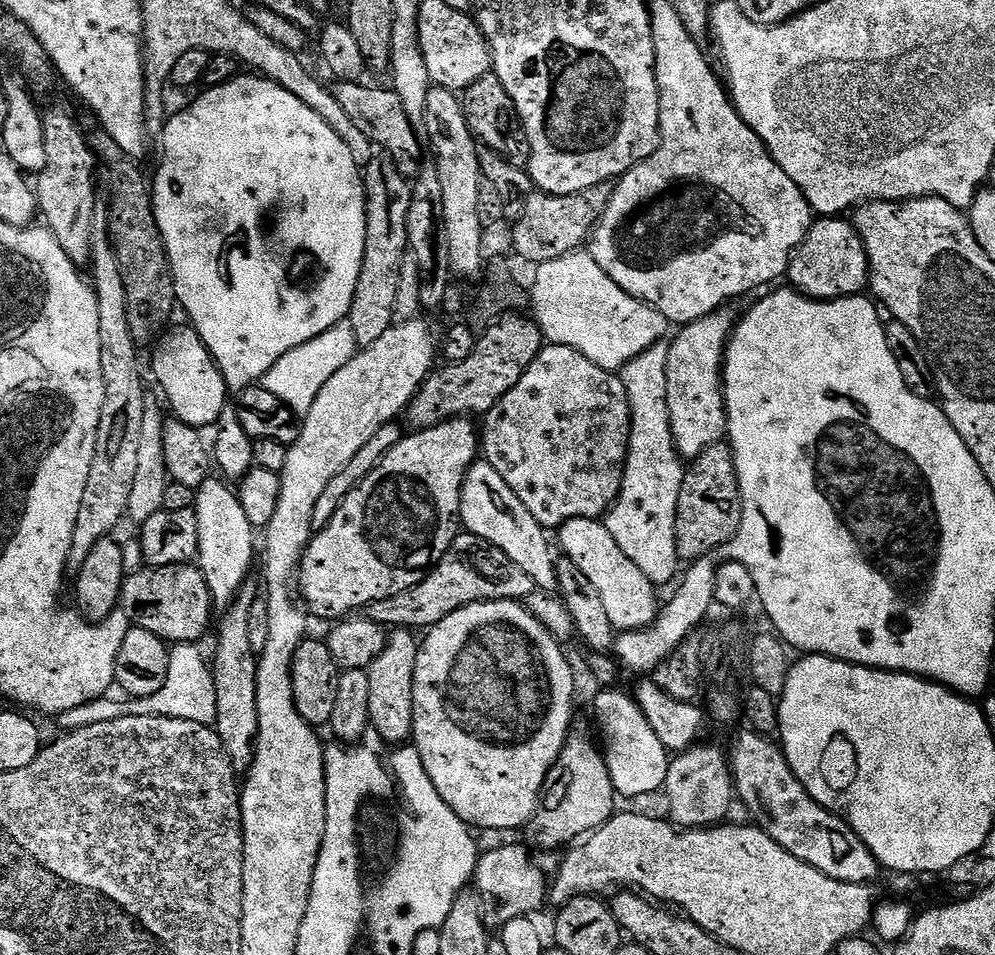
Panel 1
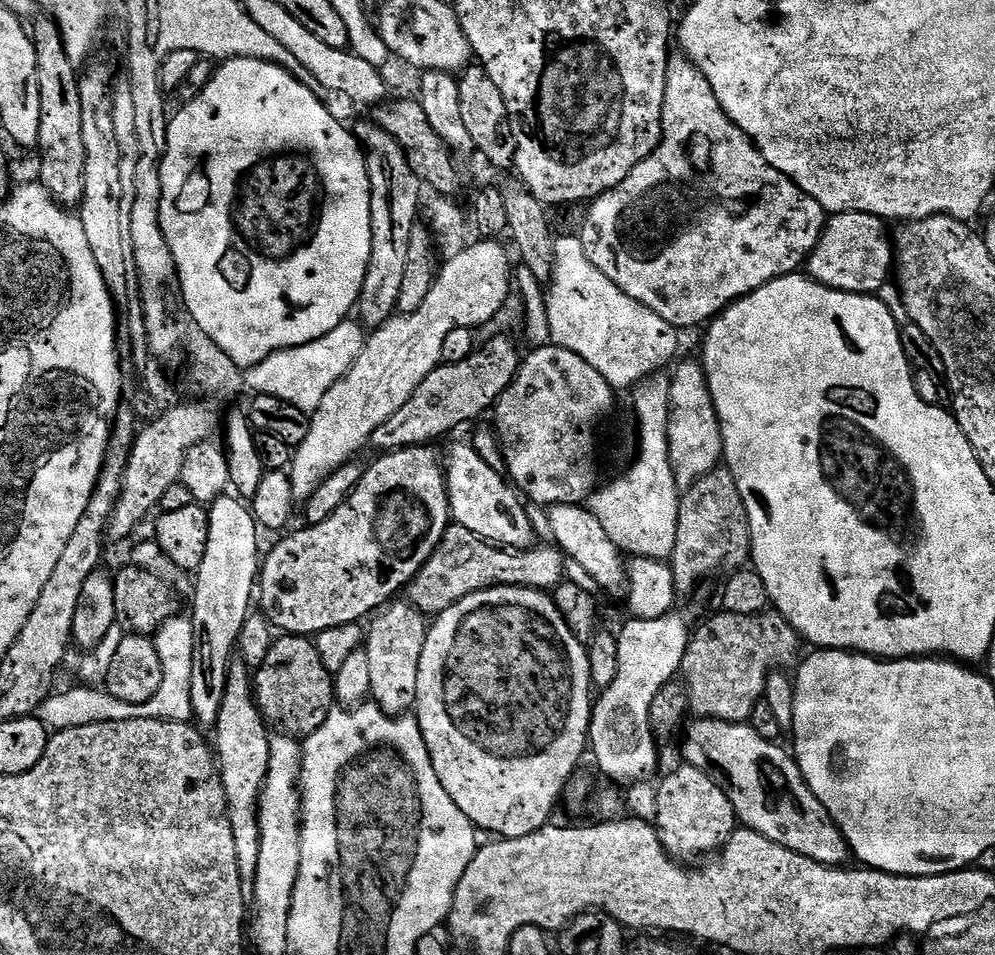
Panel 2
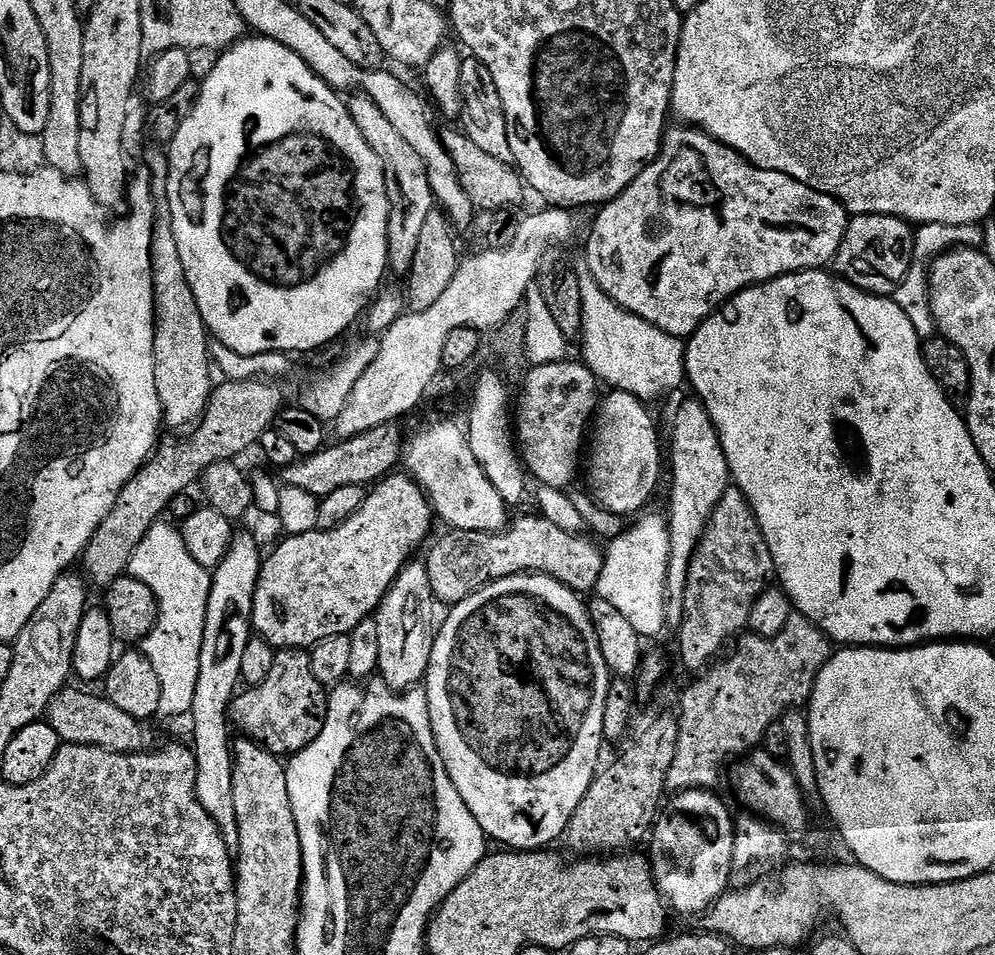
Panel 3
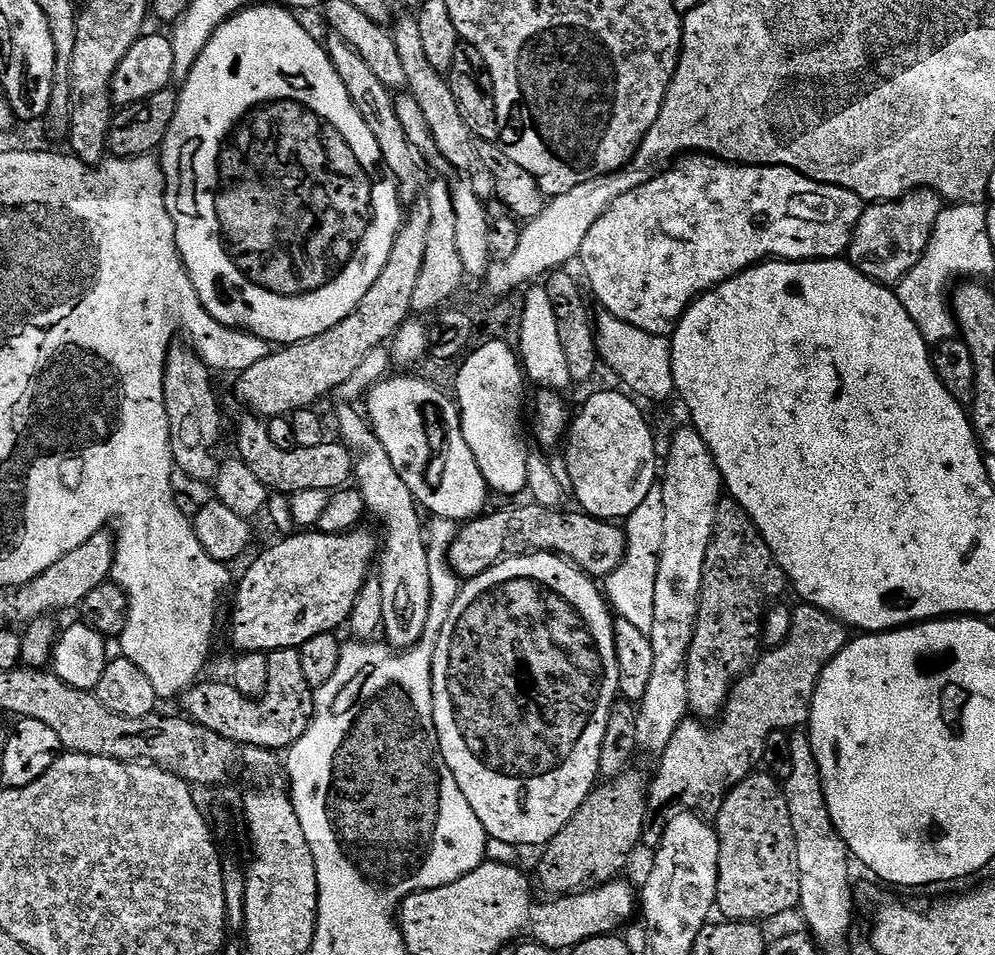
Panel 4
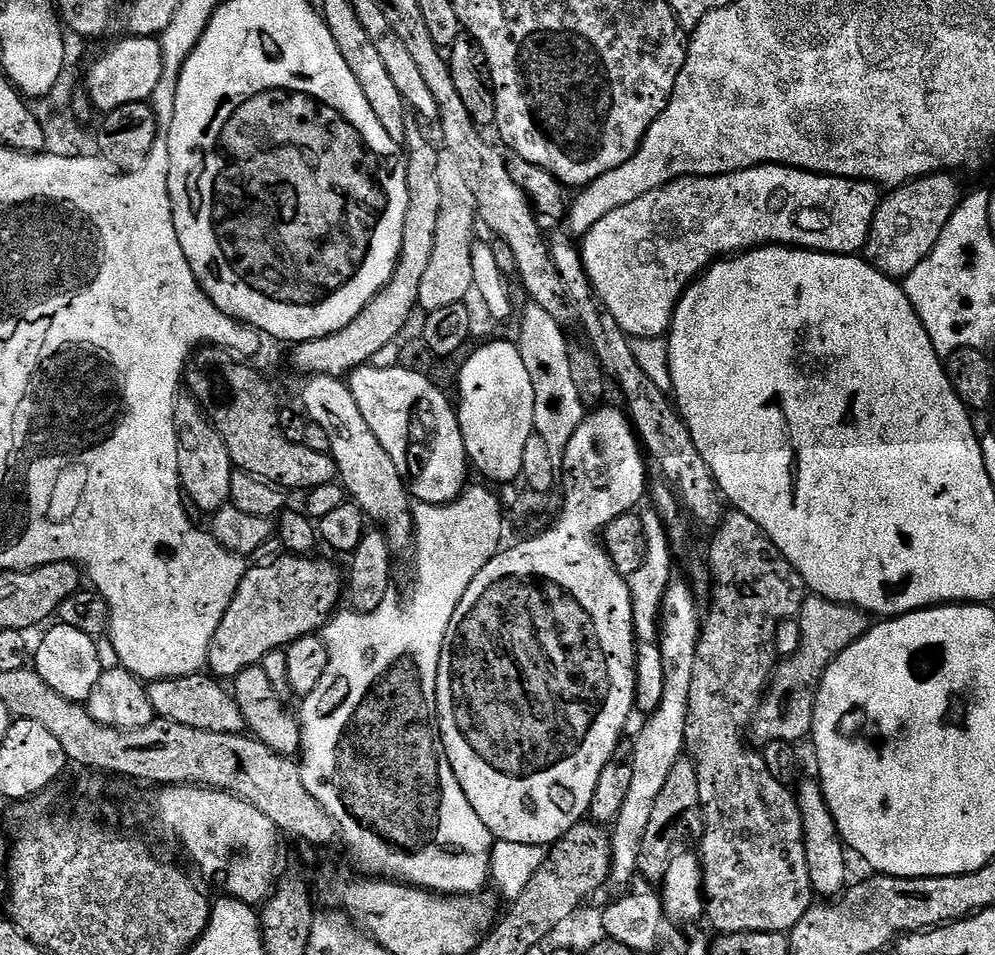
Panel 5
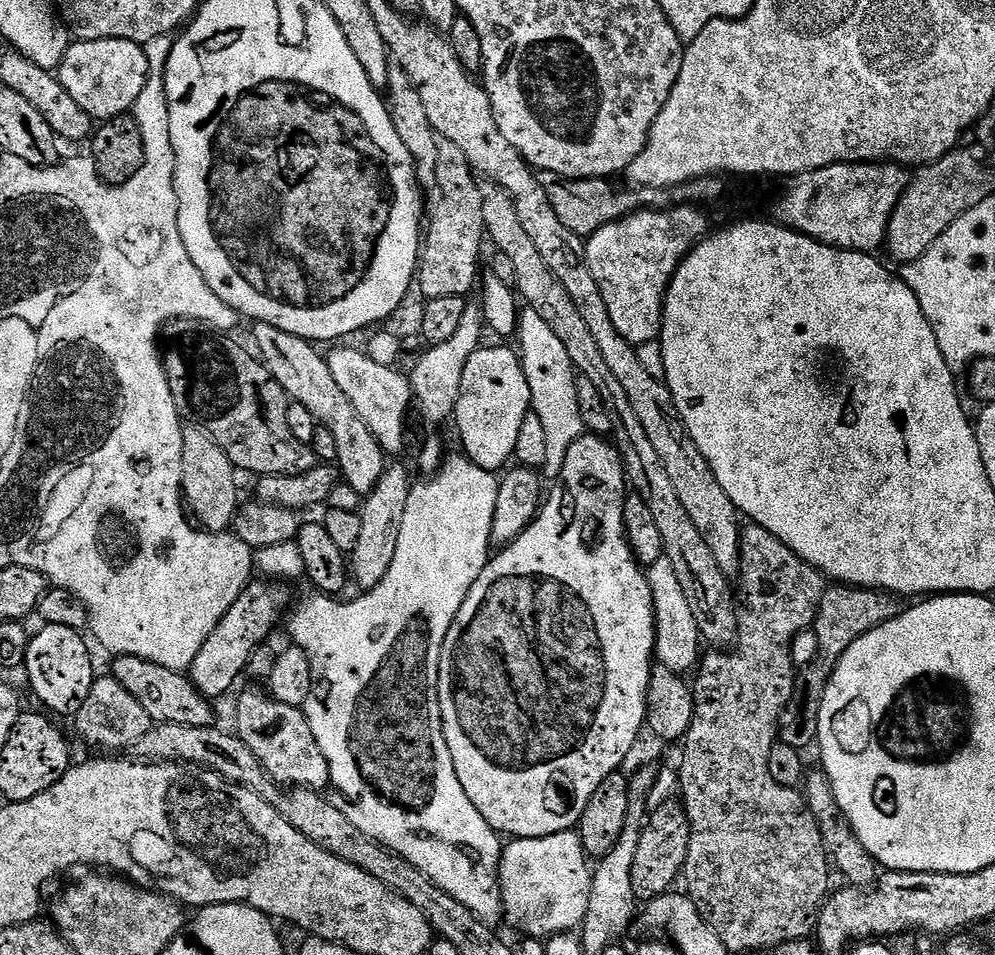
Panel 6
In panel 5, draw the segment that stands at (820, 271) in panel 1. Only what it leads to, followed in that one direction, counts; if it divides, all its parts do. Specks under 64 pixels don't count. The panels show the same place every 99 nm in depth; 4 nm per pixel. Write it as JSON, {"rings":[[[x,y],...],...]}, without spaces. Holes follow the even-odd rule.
{"rings":[[[935,172],[933,176],[923,176],[910,180],[898,188],[891,189],[881,199],[870,226],[866,259],[882,274],[893,278],[905,278],[932,250],[946,229],[951,215],[959,207],[962,199],[960,184],[955,175]]]}

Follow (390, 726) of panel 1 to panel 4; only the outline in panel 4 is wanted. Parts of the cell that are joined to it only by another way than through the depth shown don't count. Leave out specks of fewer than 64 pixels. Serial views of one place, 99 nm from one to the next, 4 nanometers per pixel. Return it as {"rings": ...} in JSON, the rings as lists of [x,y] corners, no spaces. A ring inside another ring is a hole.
{"rings":[[[344,404],[336,412],[336,428],[340,431],[339,439],[356,455],[354,487],[362,494],[365,509],[371,515],[373,512],[384,527],[382,551],[378,556],[378,579],[382,586],[382,636],[389,648],[407,650],[422,638],[432,601],[426,524],[420,521],[421,509],[406,482],[398,478],[398,470],[394,470],[394,462],[390,462],[390,454],[386,454],[382,442],[378,442],[371,423],[361,413],[360,416],[350,405]]]}

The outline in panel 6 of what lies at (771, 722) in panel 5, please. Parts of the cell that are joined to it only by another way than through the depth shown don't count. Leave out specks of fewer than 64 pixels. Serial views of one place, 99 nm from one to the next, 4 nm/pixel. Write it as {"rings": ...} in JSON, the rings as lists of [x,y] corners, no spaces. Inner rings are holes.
{"rings":[[[851,586],[825,587],[822,598],[820,599],[820,610],[816,614],[816,622],[814,625],[814,631],[818,640],[818,654],[814,658],[814,662],[810,662],[810,666],[799,669],[798,675],[796,676],[796,693],[792,696],[792,703],[789,704],[780,719],[779,743],[785,744],[786,746],[794,746],[801,750],[807,750],[808,747],[813,747],[816,744],[820,703],[824,697],[826,686],[832,677],[832,671],[838,666],[842,654],[846,654],[846,650],[850,650],[850,646],[854,642],[858,642],[858,638],[862,638],[862,634],[866,634],[870,630],[874,630],[878,626],[890,622],[895,616],[900,615],[901,611],[901,597],[895,596],[893,592],[882,592],[878,588],[853,588]]]}

